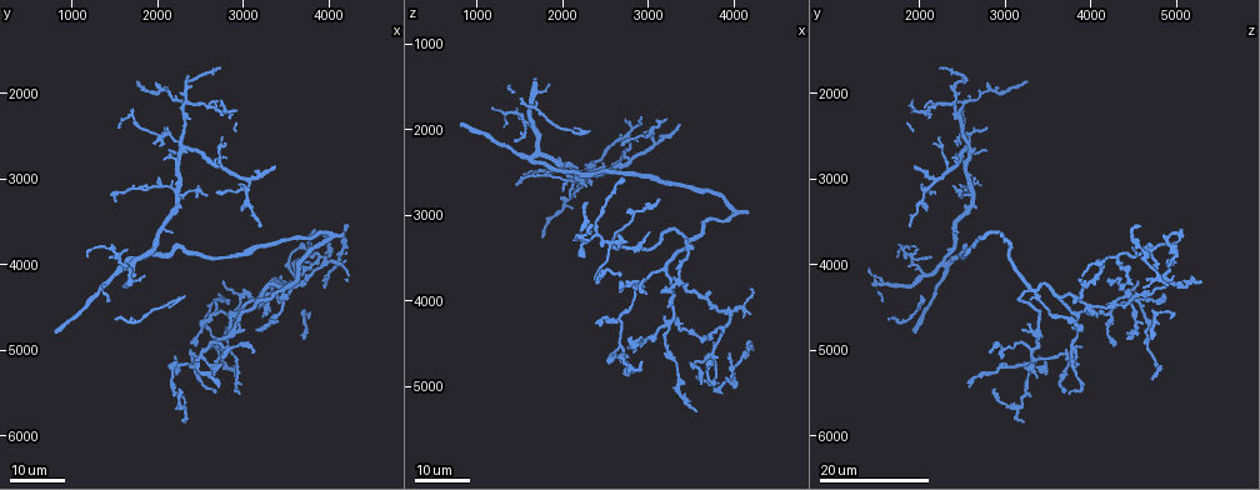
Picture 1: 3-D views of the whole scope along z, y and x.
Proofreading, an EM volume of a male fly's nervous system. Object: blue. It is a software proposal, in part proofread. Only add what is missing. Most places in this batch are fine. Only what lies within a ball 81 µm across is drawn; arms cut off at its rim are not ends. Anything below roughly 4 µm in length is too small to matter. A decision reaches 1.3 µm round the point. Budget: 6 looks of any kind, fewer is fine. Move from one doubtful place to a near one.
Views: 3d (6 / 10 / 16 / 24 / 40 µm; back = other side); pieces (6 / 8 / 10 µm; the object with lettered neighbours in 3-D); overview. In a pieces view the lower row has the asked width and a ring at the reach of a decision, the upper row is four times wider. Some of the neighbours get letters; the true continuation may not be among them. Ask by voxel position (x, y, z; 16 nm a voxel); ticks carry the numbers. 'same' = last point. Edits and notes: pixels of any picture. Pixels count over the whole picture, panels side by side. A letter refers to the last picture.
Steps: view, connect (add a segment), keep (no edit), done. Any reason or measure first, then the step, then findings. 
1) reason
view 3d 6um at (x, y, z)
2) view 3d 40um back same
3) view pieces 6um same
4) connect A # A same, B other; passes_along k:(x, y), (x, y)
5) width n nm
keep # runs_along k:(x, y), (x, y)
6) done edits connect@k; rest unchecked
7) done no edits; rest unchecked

tapers out
view 3d 16um at (2600, 3200, 2450)

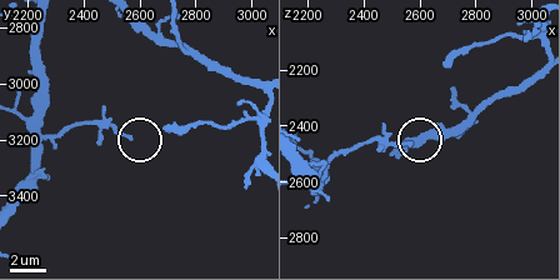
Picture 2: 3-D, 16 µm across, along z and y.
see the neighbours
view pieces 6um at (2560, 3180, 2460)

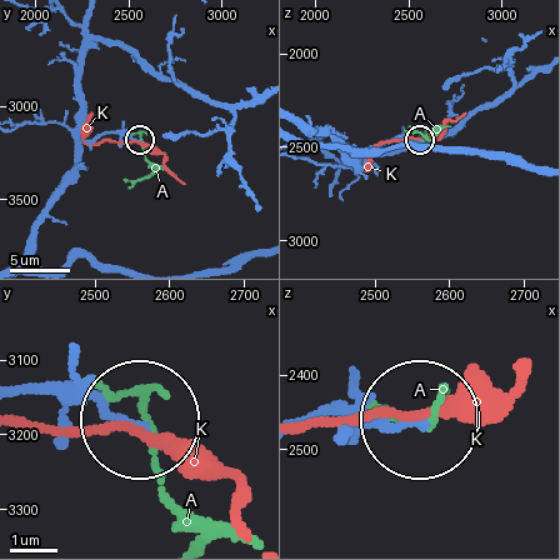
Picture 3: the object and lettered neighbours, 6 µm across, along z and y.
keep # A other, K other; runs_along 3:(26, 395), (85, 395), (141, 419); no lettered segment goes on from it

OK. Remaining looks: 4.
free end
view 3d 24um at (2050, 2400, 2750)

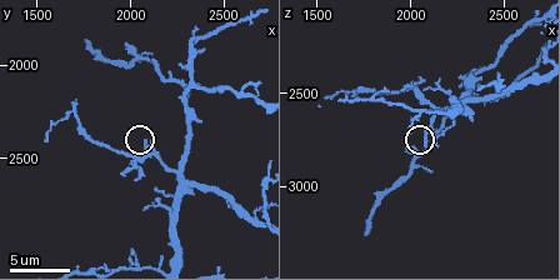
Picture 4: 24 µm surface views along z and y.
what lies round it
view pieces 6um at (2080, 2400, 2780)

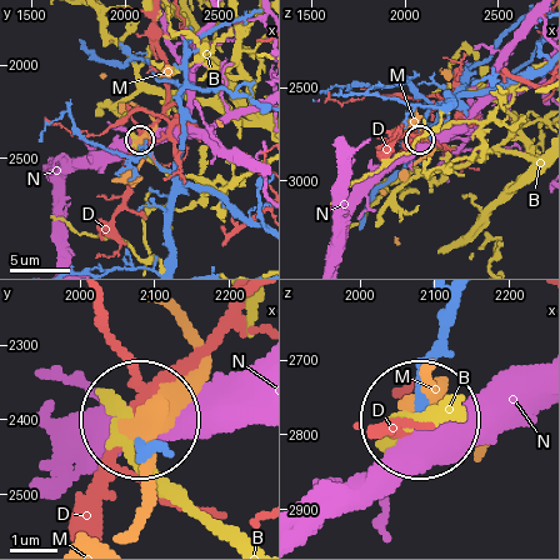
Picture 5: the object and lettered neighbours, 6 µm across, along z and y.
keep # B other, D other, M other, N other; runs_along 5:(171, 258), (168, 210), (174, 180), (139, 140); no lettered segment goes on from it

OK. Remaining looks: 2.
an open end
view 3d 16um at (3000, 3350, 2100)

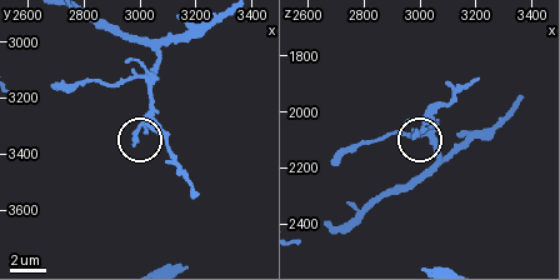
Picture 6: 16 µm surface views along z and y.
what lies round it
view pieces 6um at (2980, 3360, 2090)

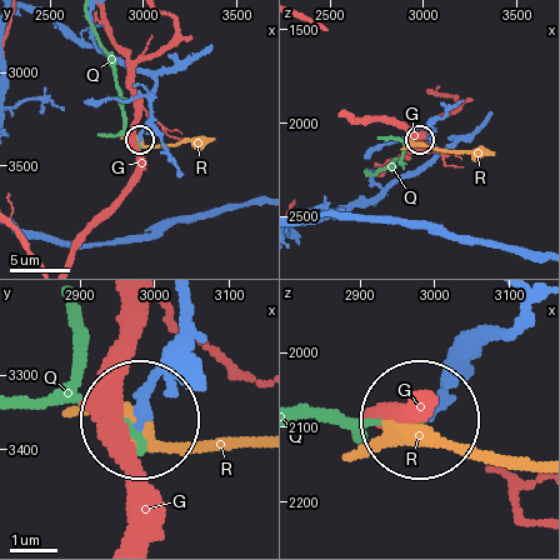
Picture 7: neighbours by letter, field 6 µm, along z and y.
width 240 nm
keep # G other, Q other, R other; runs_along 7:(60, 23), (153, 79), (153, 109), (140, 138); none of them fits

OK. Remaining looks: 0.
done no edits; rest unchecked

